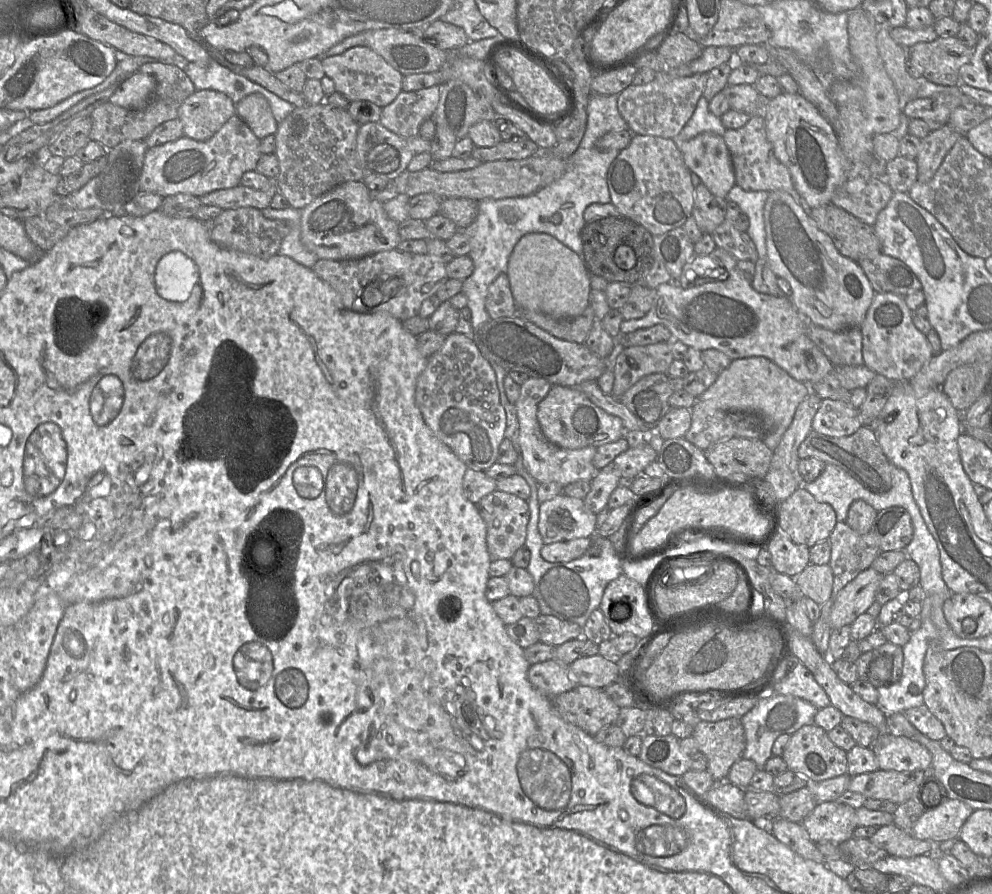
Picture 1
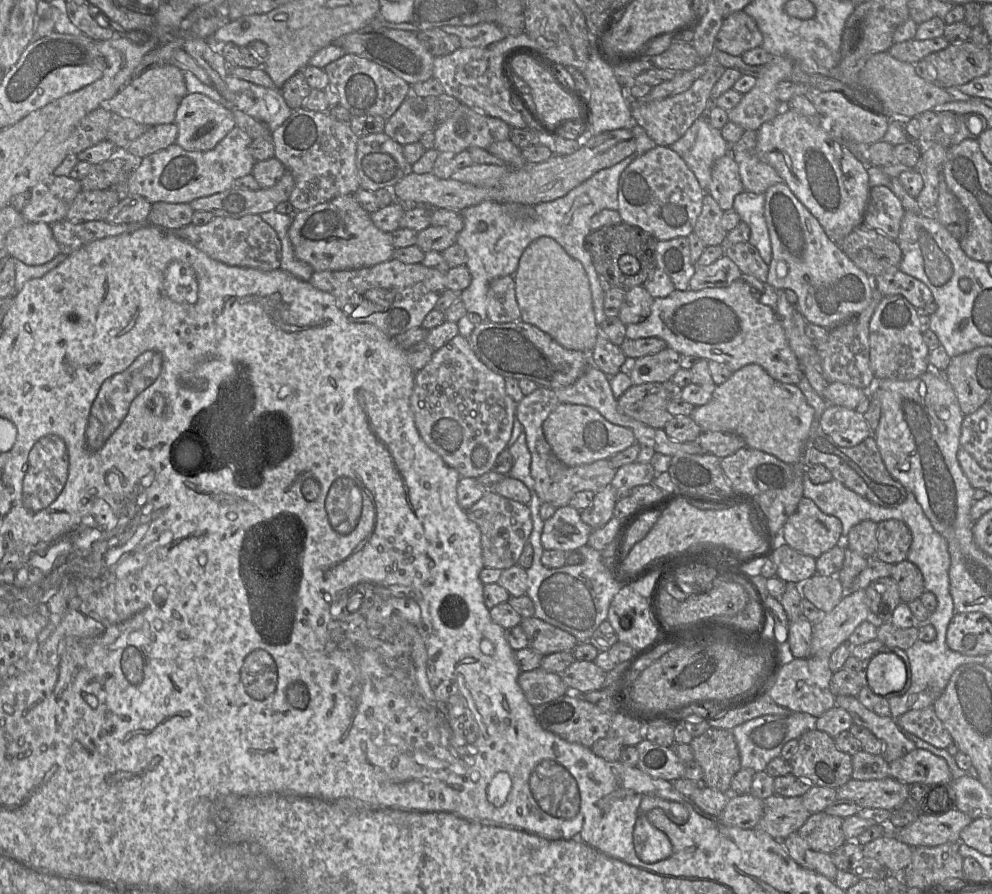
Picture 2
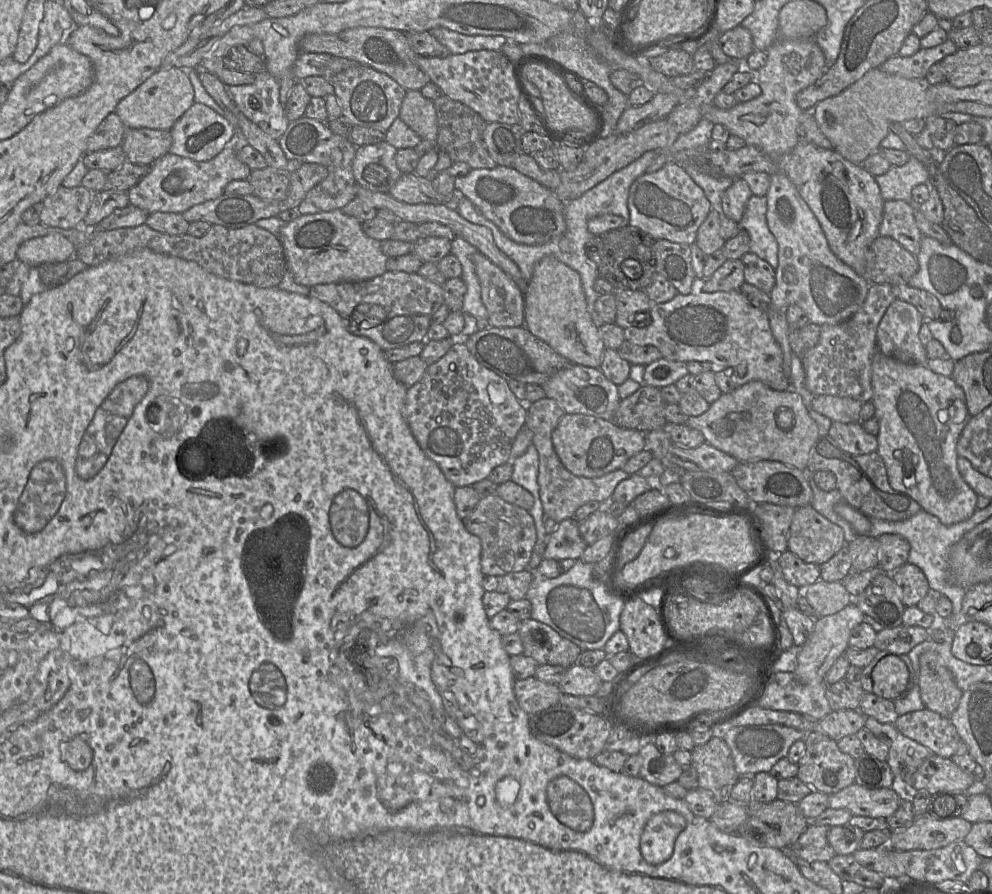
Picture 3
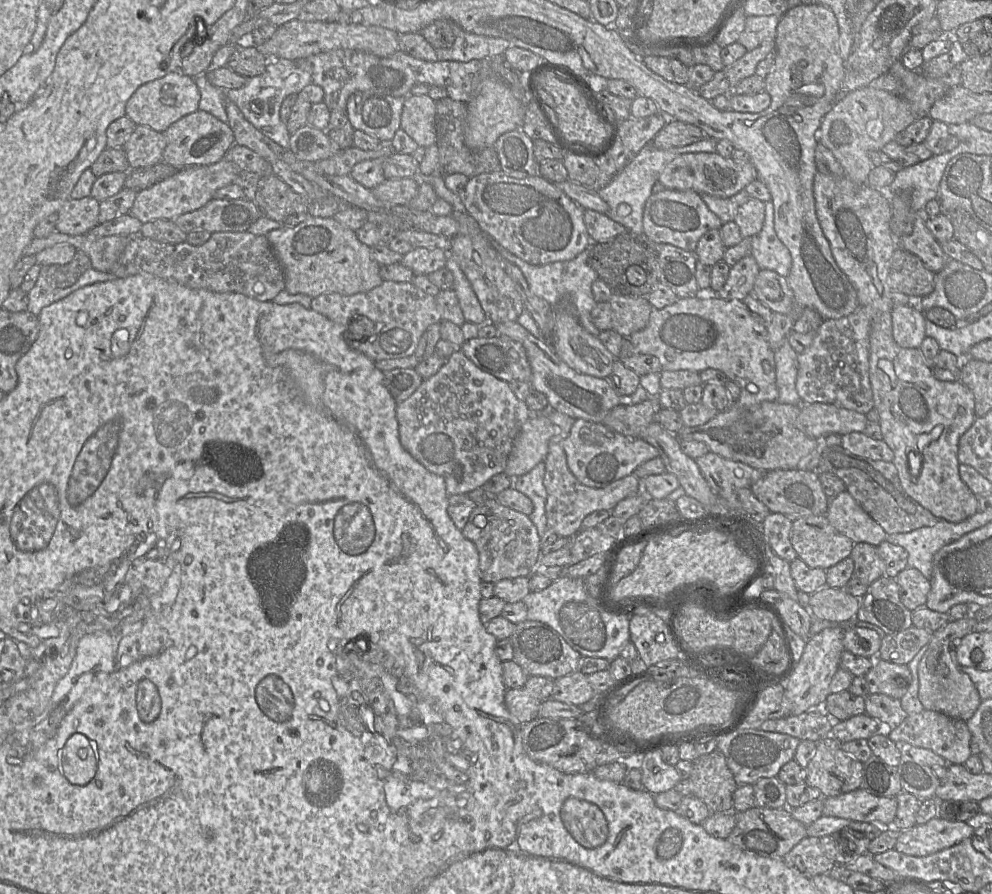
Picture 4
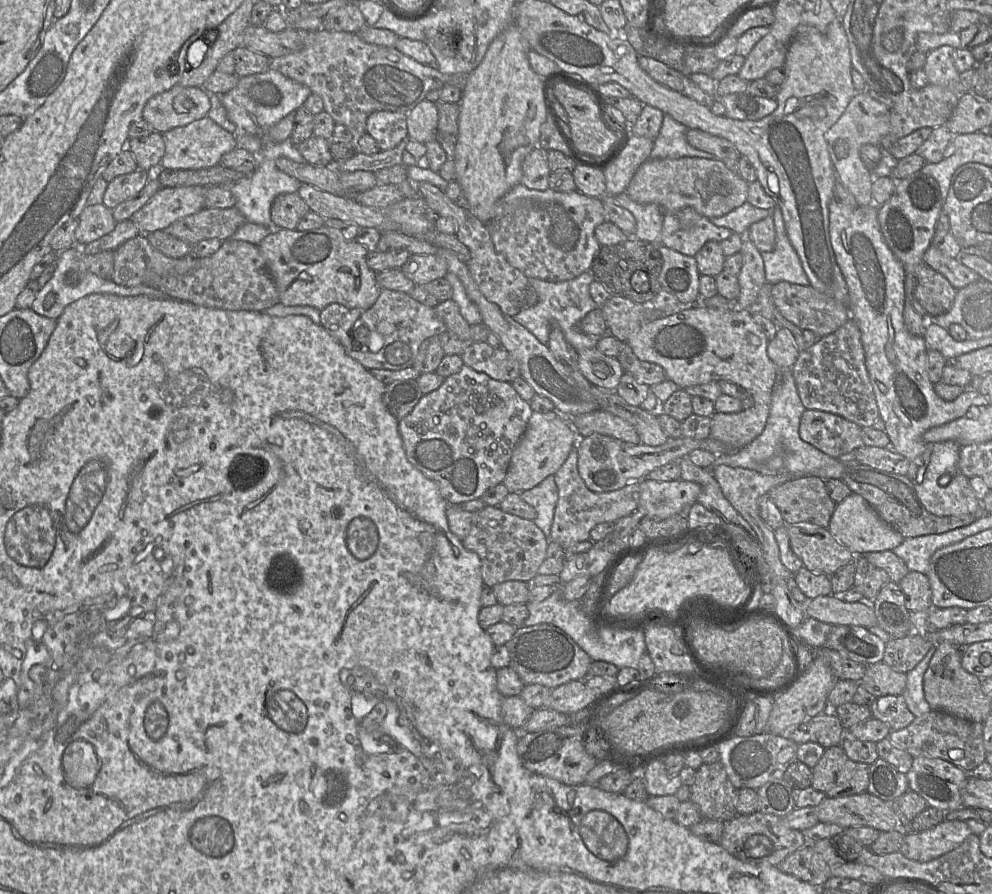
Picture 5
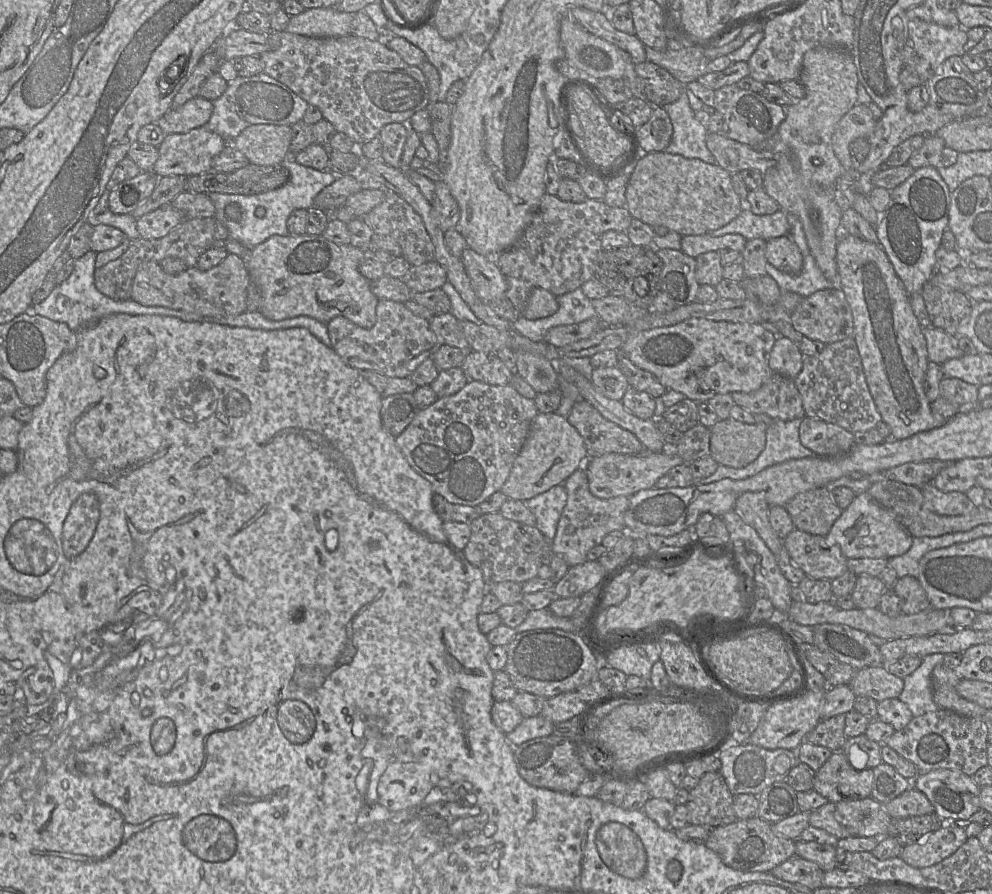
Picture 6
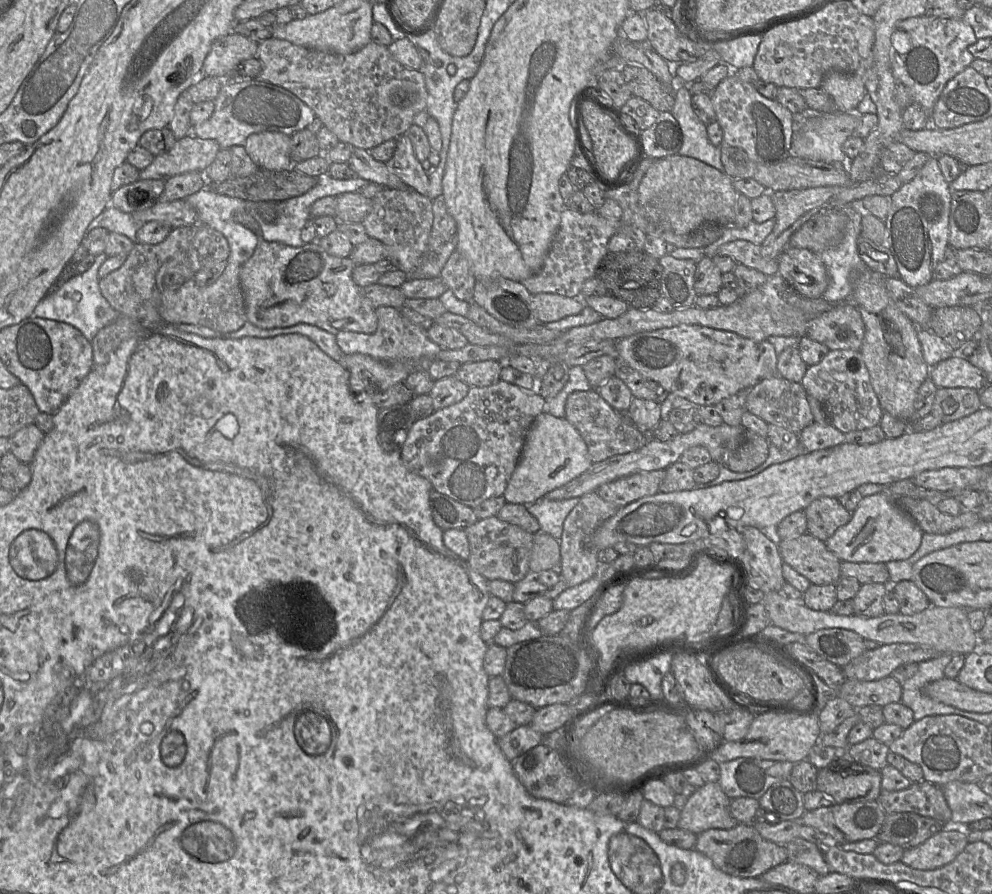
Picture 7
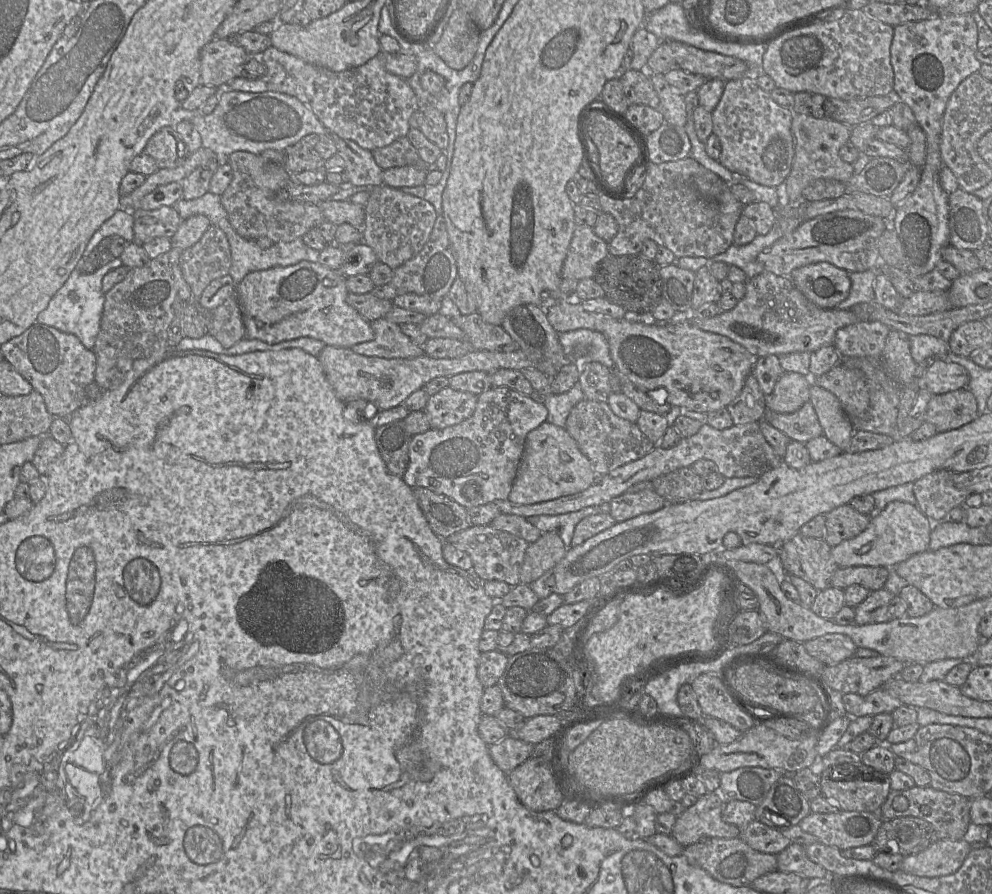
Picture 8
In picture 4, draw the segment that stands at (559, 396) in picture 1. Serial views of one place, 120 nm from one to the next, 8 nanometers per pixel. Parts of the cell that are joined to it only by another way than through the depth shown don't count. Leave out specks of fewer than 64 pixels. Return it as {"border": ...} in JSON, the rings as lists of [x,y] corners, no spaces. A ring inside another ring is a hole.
{"border":[[[576,419],[569,435],[562,441],[567,465],[571,473],[583,485],[604,487],[631,475],[642,463],[658,457],[658,450],[640,437],[625,437],[602,423]]]}

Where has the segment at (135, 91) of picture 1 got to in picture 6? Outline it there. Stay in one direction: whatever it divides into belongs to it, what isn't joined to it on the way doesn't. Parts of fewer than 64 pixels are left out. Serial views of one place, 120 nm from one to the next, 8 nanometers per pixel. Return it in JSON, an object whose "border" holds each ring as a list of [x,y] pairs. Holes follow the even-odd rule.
{"border":[[[201,96],[188,100],[180,107],[171,108],[156,124],[164,133],[186,133],[205,126],[213,113],[213,102]]]}

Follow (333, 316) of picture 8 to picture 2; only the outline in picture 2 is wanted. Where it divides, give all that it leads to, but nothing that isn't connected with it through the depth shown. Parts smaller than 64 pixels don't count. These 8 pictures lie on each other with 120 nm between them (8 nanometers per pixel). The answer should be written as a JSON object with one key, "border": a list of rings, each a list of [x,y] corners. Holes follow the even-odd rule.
{"border":[[[353,194],[339,196],[307,210],[296,212],[288,234],[295,256],[309,264],[314,271],[340,271],[371,267],[390,260],[395,250],[392,235],[374,225],[371,215],[360,206]]]}

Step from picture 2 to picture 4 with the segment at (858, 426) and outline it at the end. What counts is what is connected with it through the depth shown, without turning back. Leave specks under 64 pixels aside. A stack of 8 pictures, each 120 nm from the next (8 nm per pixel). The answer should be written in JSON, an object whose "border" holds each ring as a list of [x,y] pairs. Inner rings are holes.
{"border":[[[852,432],[840,438],[840,446],[857,456],[870,459],[892,462],[893,451],[883,440],[873,440],[863,432]]]}

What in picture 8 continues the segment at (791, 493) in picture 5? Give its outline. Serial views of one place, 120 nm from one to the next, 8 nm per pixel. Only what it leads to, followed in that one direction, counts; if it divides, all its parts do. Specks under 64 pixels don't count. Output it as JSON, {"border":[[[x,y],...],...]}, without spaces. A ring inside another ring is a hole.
{"border":[[[849,504],[839,506],[825,514],[824,540],[831,548],[837,546],[862,533],[870,521],[871,516],[857,512]]]}

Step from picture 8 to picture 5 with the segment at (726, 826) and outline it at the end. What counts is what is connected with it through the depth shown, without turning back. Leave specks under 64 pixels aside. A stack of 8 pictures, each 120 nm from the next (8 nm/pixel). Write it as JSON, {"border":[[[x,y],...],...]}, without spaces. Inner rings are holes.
{"border":[[[720,760],[703,763],[690,786],[690,801],[695,803],[703,819],[729,821],[737,816],[737,791]]]}

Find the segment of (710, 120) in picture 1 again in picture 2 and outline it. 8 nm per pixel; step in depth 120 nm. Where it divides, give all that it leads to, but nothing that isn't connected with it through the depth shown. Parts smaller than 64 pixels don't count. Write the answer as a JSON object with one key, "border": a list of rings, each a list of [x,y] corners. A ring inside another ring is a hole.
{"border":[[[704,117],[696,119],[685,134],[669,147],[685,161],[705,193],[709,190],[715,161],[730,152],[730,144],[723,139],[721,131],[712,127]]]}

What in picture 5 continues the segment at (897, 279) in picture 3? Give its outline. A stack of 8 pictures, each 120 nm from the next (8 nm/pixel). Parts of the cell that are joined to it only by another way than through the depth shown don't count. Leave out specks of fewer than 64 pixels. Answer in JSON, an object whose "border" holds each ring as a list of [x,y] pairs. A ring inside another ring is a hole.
{"border":[[[924,262],[916,268],[916,286],[913,295],[928,316],[947,313],[953,305],[956,291],[943,275]]]}

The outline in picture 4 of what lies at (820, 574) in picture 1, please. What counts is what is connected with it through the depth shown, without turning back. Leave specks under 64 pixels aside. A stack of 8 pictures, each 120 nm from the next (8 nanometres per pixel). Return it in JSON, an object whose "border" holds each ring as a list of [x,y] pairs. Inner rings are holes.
{"border":[[[825,586],[810,594],[809,606],[815,617],[847,625],[856,622],[862,597],[854,597],[840,588]]]}

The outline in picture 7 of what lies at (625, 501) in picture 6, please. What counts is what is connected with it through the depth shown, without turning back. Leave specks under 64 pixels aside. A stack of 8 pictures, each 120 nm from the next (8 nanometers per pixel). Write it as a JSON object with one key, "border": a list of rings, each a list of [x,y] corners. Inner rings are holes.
{"border":[[[589,492],[579,498],[577,505],[565,518],[559,540],[561,555],[559,573],[567,587],[577,586],[595,576],[598,551],[591,546],[591,538],[595,531],[618,510],[618,506],[604,501],[596,492]]]}

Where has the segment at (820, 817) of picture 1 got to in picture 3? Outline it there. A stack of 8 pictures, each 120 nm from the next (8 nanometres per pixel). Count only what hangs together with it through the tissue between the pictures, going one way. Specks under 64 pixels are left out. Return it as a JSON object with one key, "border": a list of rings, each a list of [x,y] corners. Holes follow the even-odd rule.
{"border":[[[809,824],[785,851],[794,860],[829,862],[836,855],[828,842],[829,829],[828,826]]]}

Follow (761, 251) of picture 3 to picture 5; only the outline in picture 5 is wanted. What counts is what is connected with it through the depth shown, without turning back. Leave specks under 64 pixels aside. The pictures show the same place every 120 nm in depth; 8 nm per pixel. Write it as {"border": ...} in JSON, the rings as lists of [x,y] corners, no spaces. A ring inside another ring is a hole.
{"border":[[[776,205],[769,209],[773,218],[776,238],[774,249],[761,252],[767,283],[781,281],[809,286],[809,279],[803,270],[801,261],[787,236],[780,208]]]}

